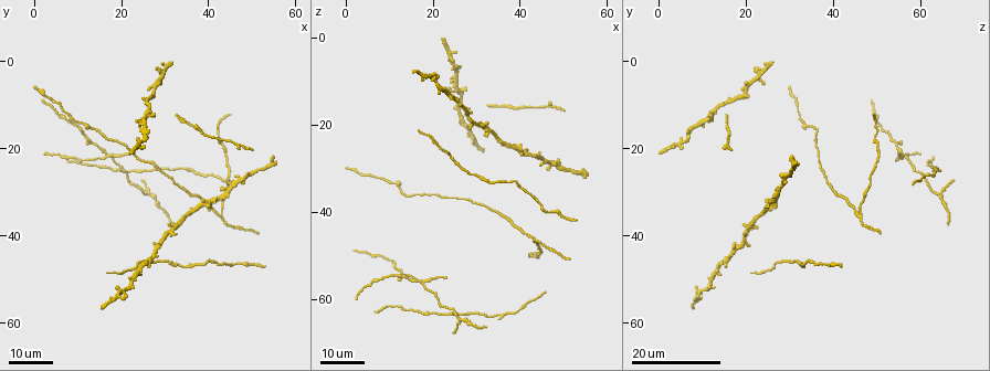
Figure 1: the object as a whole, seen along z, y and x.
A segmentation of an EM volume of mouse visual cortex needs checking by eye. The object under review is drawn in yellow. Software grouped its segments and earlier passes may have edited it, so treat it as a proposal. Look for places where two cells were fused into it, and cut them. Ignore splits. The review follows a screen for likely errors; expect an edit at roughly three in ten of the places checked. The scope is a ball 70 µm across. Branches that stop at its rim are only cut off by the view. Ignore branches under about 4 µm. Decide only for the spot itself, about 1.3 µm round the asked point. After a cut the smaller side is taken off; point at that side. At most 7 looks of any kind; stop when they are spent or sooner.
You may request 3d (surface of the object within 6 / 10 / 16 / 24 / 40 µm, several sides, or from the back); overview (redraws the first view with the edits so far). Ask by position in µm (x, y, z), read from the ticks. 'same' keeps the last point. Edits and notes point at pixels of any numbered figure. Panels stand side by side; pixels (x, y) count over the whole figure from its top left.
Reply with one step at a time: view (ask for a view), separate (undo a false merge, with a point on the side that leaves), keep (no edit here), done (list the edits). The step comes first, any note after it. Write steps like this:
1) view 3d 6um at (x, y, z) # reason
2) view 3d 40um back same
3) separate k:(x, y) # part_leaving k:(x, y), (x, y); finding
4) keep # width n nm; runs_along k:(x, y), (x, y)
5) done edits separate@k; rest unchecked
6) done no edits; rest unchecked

view 3d 16um at (43.0, 35.0, 46.5) # two arms in line, one across

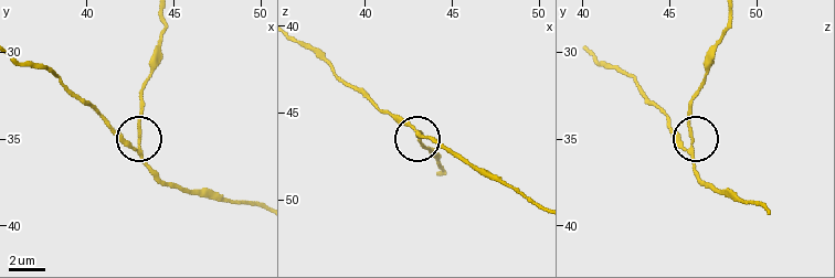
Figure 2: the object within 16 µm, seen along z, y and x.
view 3d 6um at (42.7, 35.6, 45.9)

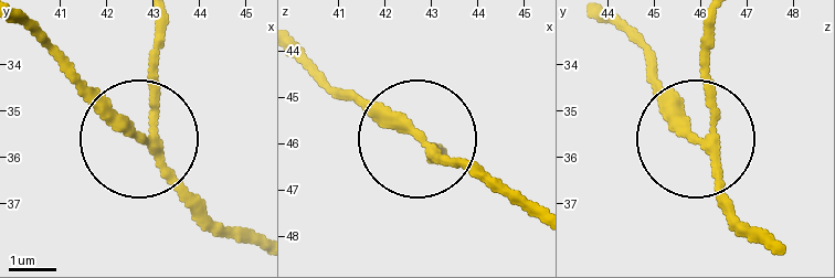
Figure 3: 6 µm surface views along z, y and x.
keep # width 210 nm; one cell here

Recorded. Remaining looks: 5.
view 3d 24um at (23.5, 46.5, 27.0)

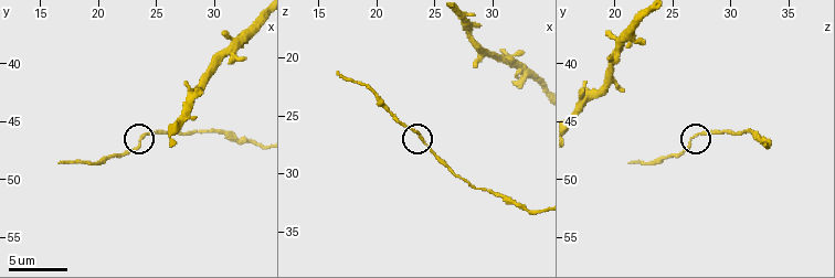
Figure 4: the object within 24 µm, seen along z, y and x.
view 3d 10um at (23.6, 46.6, 26.6)

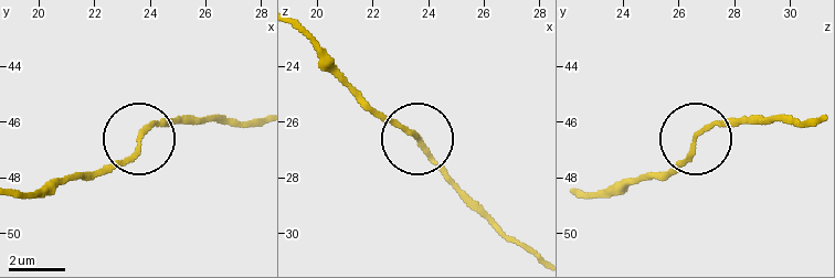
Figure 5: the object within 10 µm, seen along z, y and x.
keep # runs_along 5:(537, 257), (413, 134), (368, 103); one cell here

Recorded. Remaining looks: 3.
view 3d 24um at (19.5, 24.0, 58.5) # calibre changes

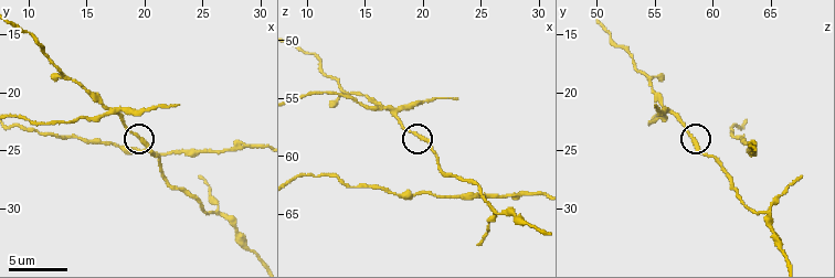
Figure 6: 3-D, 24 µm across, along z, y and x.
view 3d 10um at (19.6, 24.0, 58.4) # closer look

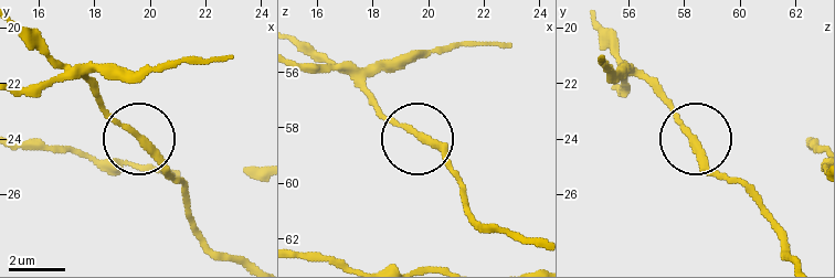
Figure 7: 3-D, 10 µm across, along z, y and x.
keep # one cell here

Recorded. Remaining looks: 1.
done no edits; rest unchecked

